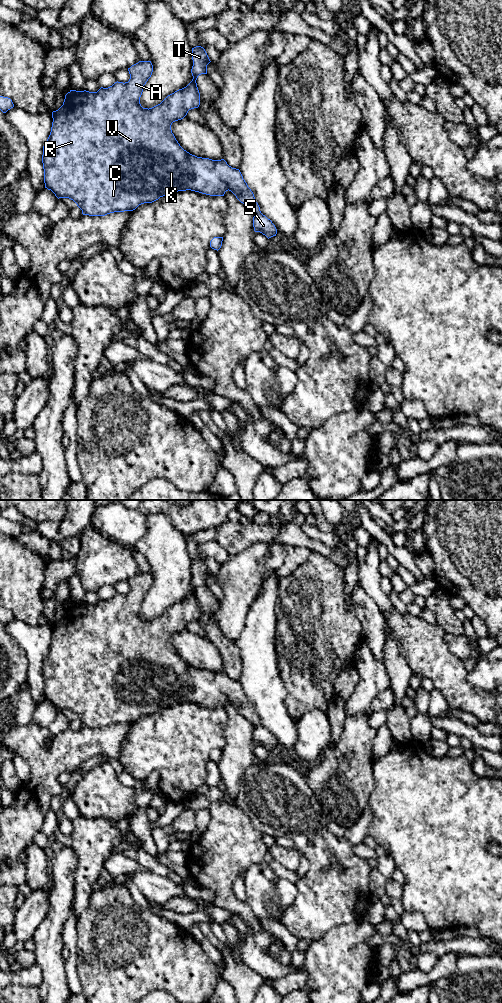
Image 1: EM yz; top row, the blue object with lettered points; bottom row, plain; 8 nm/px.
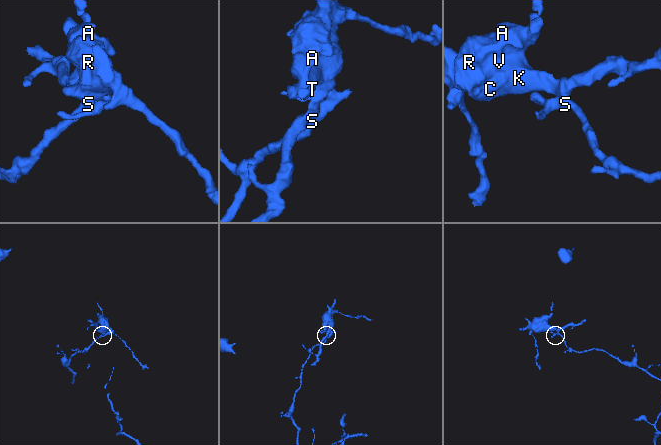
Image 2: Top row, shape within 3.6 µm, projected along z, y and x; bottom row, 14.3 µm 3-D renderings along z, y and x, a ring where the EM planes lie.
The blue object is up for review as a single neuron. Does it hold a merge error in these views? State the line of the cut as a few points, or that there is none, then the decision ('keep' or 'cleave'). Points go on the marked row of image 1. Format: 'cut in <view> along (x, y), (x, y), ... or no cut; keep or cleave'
cut in yz along (260, 212), (254, 214); cleave

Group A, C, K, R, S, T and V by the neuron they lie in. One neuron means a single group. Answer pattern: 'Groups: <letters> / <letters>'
Groups: A C K R T V / S

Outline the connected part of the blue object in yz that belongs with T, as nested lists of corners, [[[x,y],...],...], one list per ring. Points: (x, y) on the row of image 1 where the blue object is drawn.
[[[201,46],[192,48],[192,60],[192,81],[149,109],[141,106],[140,97],[153,72],[151,61],[139,61],[128,68],[130,74],[128,82],[117,81],[108,88],[101,87],[97,92],[70,90],[65,95],[63,105],[52,112],[51,132],[43,146],[45,188],[51,190],[58,199],[73,200],[82,210],[82,214],[89,216],[133,211],[141,204],[152,203],[160,197],[186,190],[210,196],[224,196],[229,190],[253,214],[261,213],[254,194],[239,169],[232,168],[224,159],[212,160],[190,154],[180,146],[172,133],[172,123],[183,119],[189,110],[200,105],[196,80],[199,75],[207,74],[207,65],[211,61]]]

